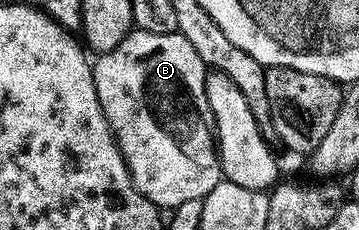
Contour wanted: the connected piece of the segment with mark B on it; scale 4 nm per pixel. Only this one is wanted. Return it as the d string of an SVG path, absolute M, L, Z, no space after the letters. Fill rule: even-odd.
M132 30L113 50L102 53L93 67L101 110L111 123L115 142L141 195L163 210L172 210L189 198L207 196L209 190L219 184L221 165L215 119L209 110L209 98L205 98L205 78L209 69L197 50L193 50L189 38L177 30L169 34Z

